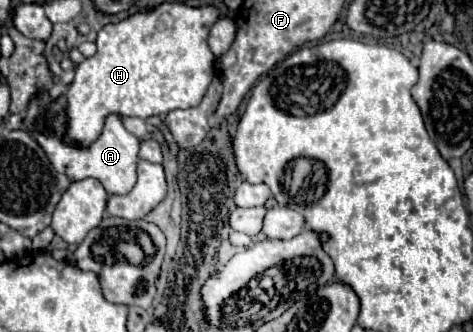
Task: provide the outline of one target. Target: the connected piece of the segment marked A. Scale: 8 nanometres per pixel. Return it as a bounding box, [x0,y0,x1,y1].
[23,92,139,194]

